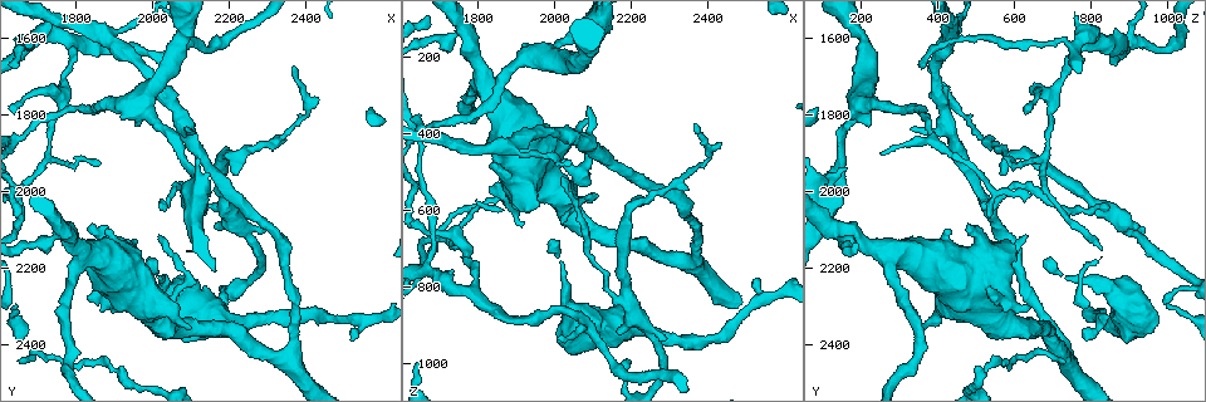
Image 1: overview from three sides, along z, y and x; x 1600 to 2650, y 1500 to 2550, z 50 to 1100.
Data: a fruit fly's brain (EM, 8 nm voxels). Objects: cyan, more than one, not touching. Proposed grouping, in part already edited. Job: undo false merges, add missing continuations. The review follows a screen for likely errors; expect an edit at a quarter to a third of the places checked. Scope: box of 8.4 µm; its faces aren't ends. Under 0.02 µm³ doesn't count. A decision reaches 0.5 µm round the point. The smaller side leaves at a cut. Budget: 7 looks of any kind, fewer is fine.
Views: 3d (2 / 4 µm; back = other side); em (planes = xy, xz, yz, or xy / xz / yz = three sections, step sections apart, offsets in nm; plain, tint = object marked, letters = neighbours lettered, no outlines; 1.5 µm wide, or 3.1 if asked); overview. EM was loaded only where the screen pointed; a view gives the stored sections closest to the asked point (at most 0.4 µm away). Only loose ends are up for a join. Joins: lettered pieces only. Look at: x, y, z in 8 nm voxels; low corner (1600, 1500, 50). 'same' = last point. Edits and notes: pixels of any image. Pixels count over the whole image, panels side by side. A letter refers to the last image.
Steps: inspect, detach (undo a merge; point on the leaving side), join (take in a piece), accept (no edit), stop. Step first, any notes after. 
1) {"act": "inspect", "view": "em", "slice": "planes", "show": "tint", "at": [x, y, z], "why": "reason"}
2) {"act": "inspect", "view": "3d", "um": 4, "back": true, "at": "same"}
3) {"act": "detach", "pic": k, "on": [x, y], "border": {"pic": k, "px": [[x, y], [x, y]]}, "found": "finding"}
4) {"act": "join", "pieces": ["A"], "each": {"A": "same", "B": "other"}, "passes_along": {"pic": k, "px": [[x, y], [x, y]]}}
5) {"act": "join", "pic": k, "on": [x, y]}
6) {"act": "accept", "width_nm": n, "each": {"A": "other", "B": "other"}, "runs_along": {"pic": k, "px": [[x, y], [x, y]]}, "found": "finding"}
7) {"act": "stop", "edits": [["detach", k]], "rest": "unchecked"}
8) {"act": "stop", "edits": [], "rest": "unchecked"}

{"act": "inspect", "view": "3d", "um": 2, "at": [1760, 2115, 145], "why": "three arms meet"}

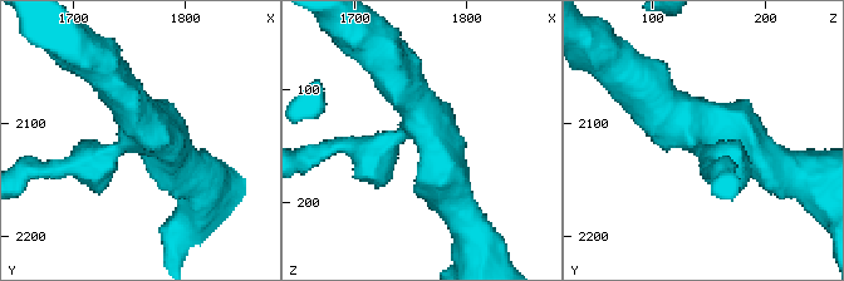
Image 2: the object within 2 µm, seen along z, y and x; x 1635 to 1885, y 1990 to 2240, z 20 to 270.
{"act": "inspect", "view": "em", "slice": "planes", "show": "letters", "at": [1764, 2110, 136], "arms": 3}

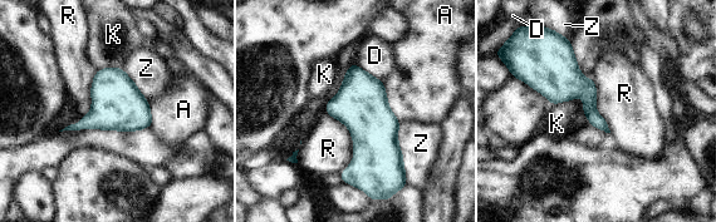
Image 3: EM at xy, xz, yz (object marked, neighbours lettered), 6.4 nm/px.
{"act": "accept", "longest_contact_nm": ["R", 420], "each": {"A": "other", "D": "other", "K": "other", "R": "other", "Z": "other"}, "found": "continuous, no second cell"}

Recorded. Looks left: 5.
{"act": "inspect", "view": "3d", "um": 4, "back": true, "at": [2030, 2255, 835], "why": "sudden change in width"}

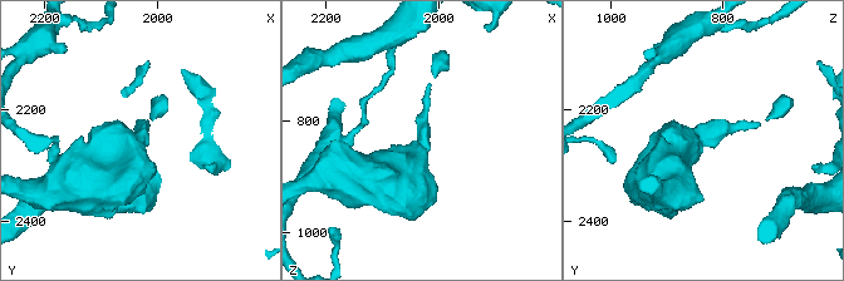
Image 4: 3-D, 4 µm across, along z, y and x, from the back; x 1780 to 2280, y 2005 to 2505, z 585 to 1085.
{"act": "inspect", "view": "em", "um": 3.1, "slice": "planes", "show": "letters", "at": [2025, 2255, 840], "why": "need the tissue"}

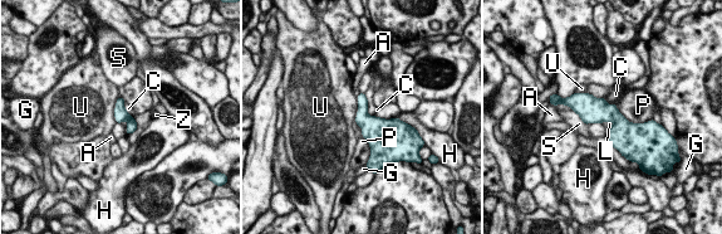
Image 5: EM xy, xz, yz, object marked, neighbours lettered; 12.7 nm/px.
{"act": "accept", "each": {"A": "other", "C": "other", "G": "other", "H": "other", "L": "other", "P": "other", "S": "other", "U": "other", "Z": "other"}, "runs_along": {"pic": 5, "px": [[570, 102], [637, 127]]}, "found": "all the same cell"}

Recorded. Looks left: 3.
{"act": "inspect", "view": "em", "slice": "xz", "step": 4, "show": "plain", "at": [2180, 2045, 825], "why": "three-way junction"}

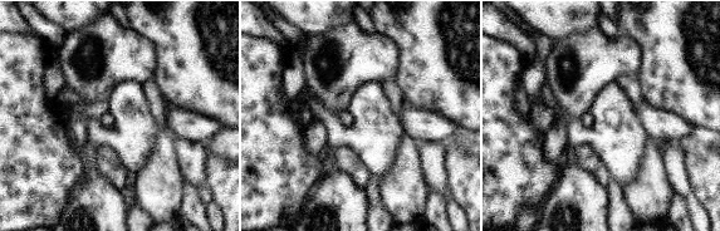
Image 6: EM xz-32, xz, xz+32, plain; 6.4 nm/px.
{"act": "inspect", "view": "em", "slice": "xz", "step": 4, "show": "letters", "at": "same", "why": "see the neighbours"}

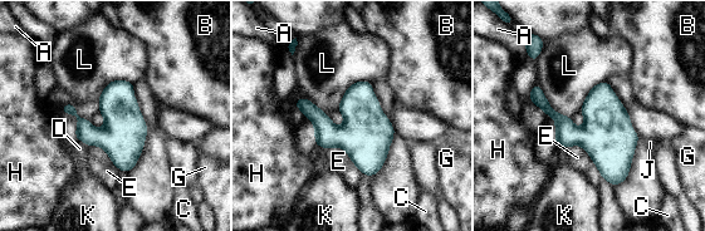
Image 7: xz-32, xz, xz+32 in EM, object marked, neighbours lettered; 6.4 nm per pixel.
{"act": "accept", "each": {"A": "other", "B": "other", "C": "other", "D": "other", "E": "other", "G": "other", "H": "other", "J": "other", "K": "other", "L": "other"}, "border": {"pic": 7, "px": [[370, 80], [355, 82], [337, 108]]}, "found": "all the same cell"}

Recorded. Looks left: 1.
{"act": "stop", "edits": [], "rest": "unchecked"}

